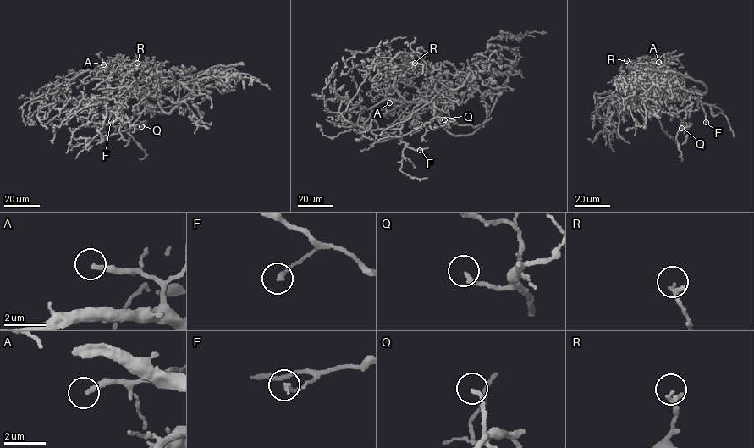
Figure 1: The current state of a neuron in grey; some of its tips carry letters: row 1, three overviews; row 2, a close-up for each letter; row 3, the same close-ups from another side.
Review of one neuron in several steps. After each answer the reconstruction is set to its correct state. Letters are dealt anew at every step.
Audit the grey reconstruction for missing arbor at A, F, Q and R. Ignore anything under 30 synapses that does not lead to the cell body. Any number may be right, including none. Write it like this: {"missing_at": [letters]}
{"missing_at": ["A"]}

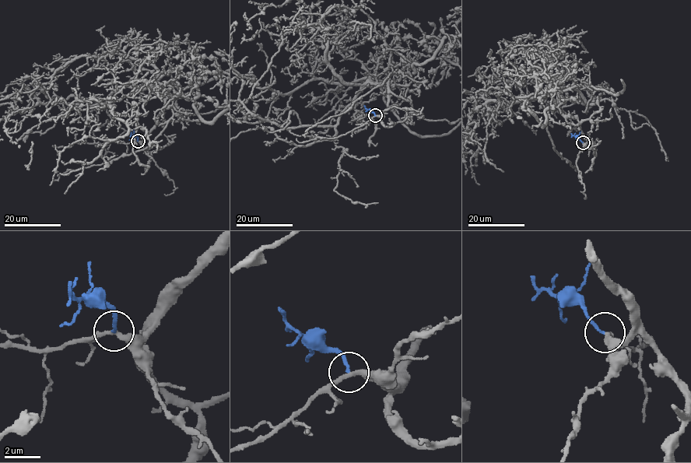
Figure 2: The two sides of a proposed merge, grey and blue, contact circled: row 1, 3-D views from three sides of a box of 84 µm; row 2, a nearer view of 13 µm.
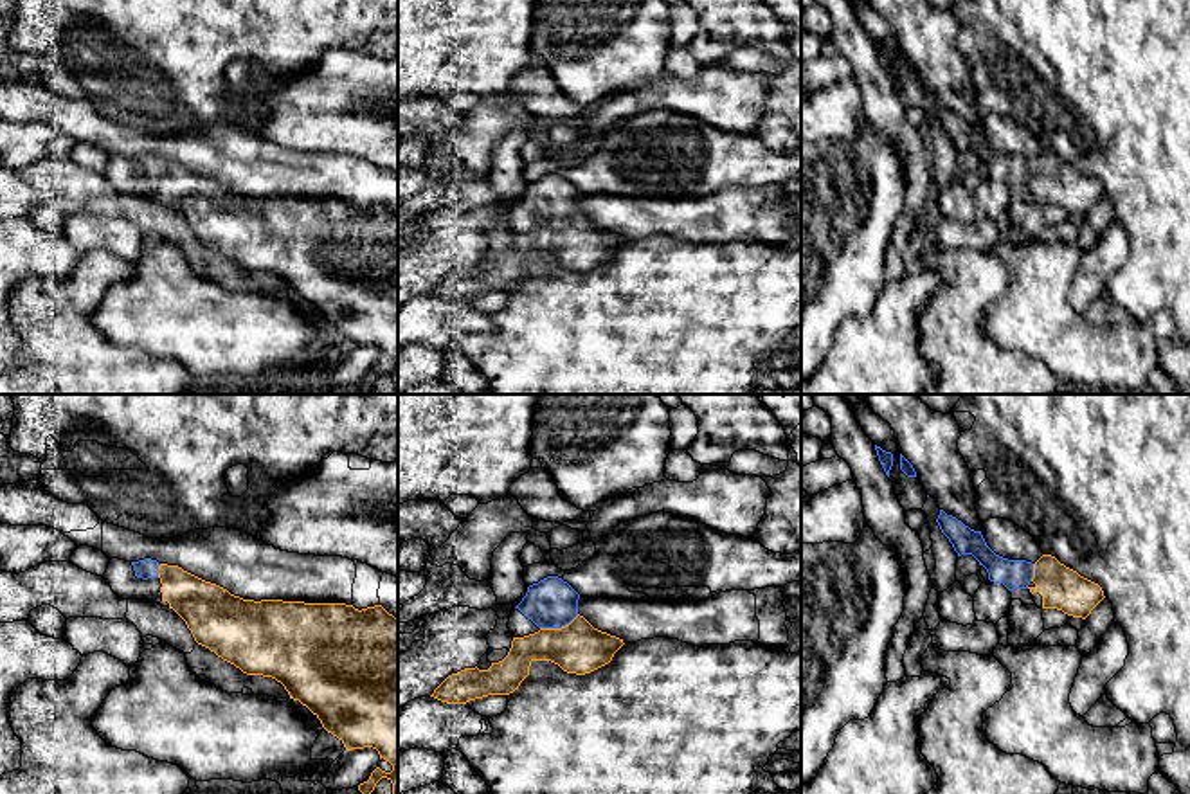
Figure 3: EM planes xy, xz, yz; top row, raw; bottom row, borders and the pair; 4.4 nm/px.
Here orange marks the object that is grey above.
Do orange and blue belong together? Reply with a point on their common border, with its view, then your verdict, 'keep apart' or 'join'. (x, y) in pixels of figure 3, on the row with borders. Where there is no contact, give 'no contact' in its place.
contact xz (558, 629); join

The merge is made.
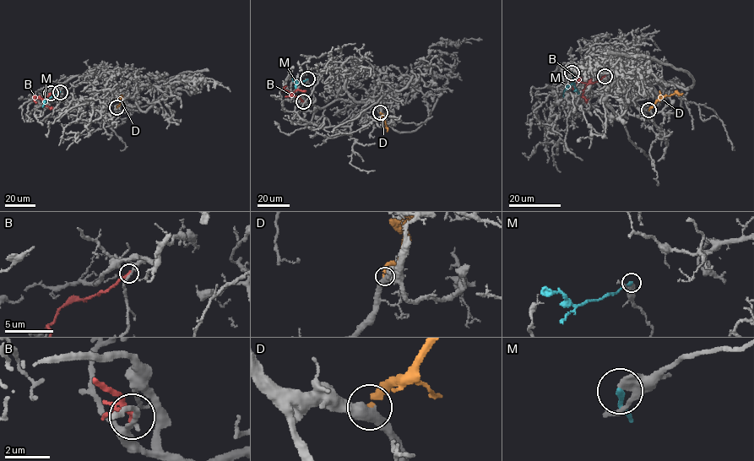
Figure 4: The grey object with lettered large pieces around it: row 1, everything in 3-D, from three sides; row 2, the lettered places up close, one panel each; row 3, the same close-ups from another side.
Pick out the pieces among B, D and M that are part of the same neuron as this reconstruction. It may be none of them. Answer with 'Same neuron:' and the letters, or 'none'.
Same neuron: D

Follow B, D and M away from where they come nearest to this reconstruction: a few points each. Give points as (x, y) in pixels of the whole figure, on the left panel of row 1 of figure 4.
B: (51, 93), (41, 99), (52, 108)
D: (117, 107), (121, 96)
M: (60, 91), (48, 98), (42, 107)

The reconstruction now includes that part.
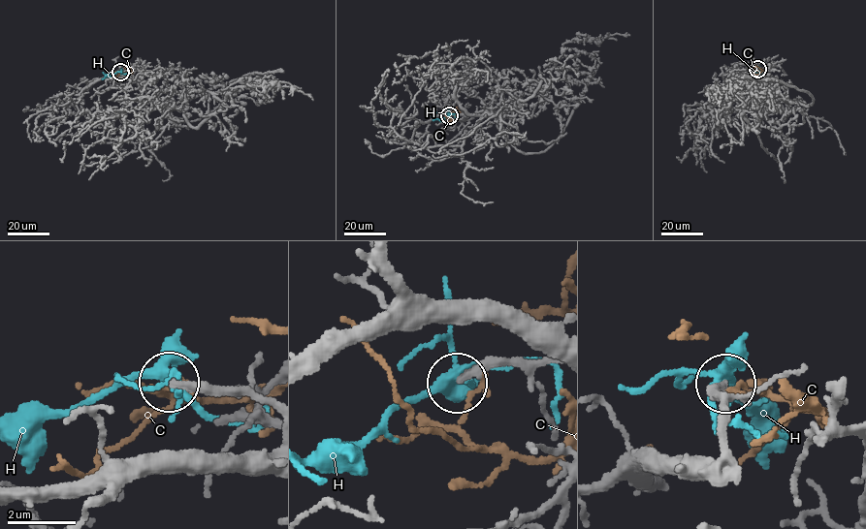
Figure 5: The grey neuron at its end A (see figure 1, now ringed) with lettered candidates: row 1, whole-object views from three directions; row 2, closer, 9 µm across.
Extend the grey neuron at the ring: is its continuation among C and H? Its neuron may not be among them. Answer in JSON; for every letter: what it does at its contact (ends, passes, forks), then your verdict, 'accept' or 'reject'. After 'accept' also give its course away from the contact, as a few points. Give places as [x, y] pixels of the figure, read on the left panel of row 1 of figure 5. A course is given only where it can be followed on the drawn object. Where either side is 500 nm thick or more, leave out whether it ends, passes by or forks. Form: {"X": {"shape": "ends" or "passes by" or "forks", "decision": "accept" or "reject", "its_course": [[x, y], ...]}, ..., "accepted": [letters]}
{"C": {"shape": "ends", "decision": "reject"}, "H": {"shape": "forks", "decision": "reject"}, "accepted": []}

